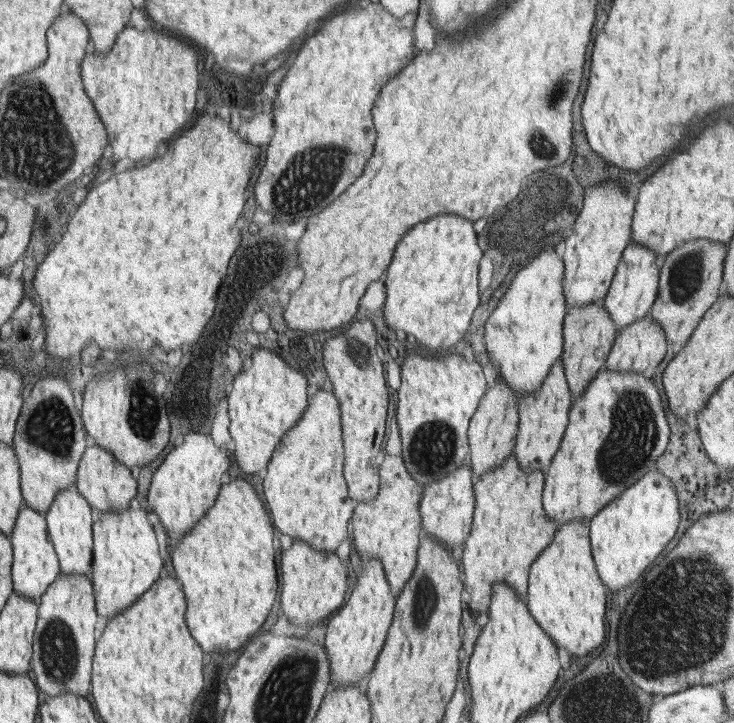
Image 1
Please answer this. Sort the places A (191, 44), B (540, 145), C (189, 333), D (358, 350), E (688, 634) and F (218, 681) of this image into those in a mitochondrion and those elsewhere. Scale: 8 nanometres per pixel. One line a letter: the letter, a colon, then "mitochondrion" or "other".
A: other
B: mitochondrion
C: other
D: mitochondrion
E: mitochondrion
F: other

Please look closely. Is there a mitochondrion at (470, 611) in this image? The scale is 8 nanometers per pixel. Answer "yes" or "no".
no

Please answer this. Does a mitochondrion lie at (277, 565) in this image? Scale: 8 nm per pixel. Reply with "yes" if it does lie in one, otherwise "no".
no

